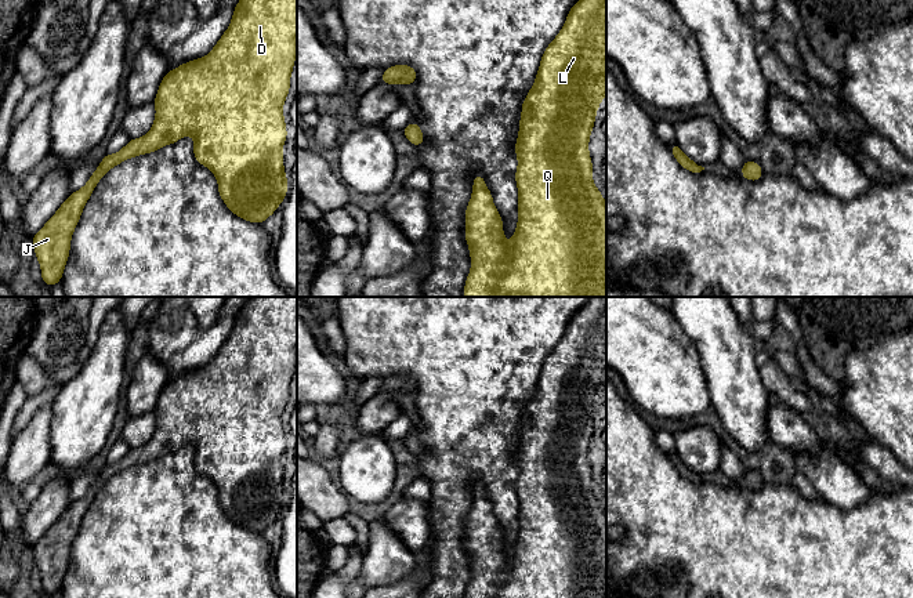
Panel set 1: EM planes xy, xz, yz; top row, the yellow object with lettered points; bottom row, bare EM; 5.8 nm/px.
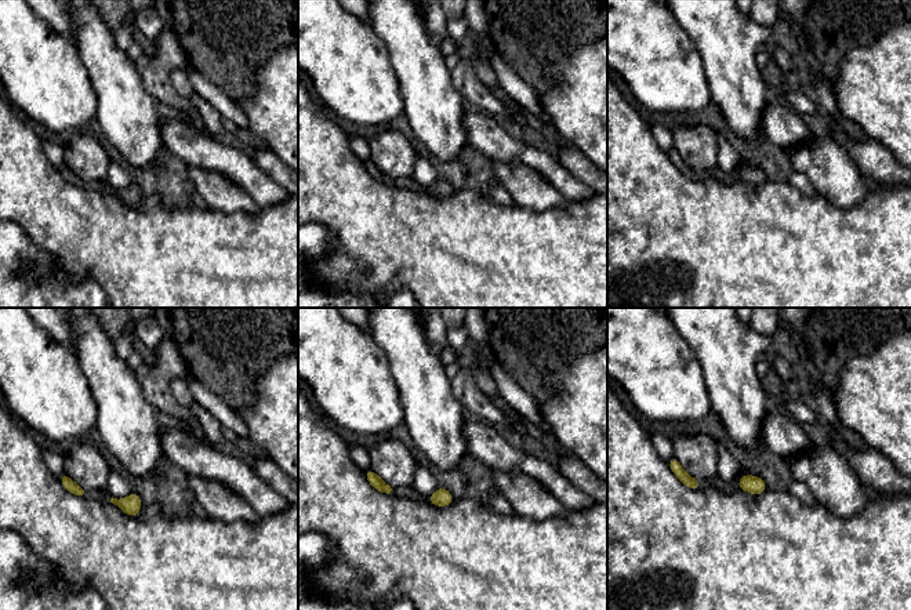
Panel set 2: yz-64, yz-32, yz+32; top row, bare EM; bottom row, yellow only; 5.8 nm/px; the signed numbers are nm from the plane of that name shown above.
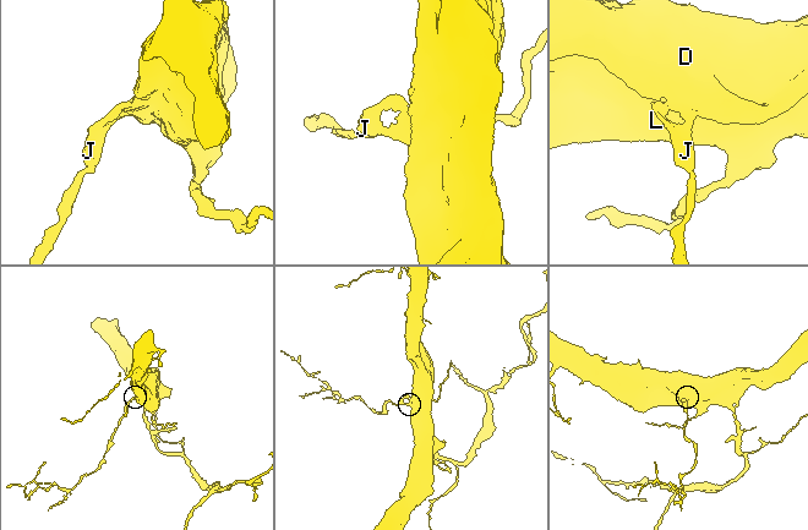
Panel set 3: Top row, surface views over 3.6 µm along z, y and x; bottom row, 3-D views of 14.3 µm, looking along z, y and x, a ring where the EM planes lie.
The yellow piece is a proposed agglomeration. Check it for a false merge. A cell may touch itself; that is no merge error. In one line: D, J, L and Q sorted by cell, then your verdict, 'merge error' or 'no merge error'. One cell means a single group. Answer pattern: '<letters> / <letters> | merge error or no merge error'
D J L Q | no merge error

